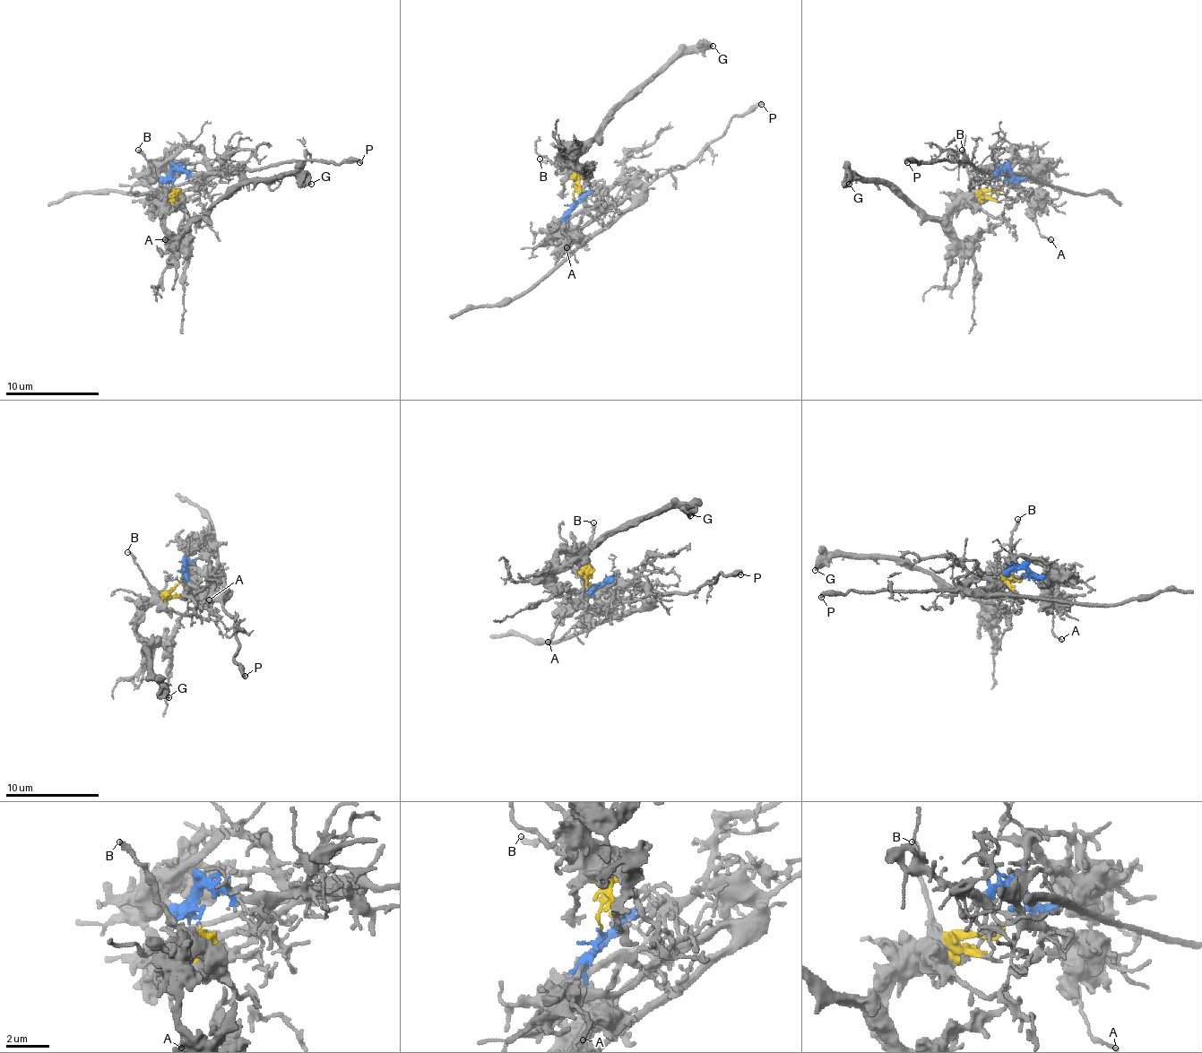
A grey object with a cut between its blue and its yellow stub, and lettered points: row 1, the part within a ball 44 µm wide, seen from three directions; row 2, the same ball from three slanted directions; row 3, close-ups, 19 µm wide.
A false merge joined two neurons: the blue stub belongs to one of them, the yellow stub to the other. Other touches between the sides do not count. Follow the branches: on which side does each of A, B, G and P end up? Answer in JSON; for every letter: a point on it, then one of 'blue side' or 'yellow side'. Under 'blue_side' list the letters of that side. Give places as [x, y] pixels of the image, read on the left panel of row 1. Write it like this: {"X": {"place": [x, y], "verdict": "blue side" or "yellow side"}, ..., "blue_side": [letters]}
{"A": {"place": [165, 239], "verdict": "blue side"}, "B": {"place": [138, 150], "verdict": "yellow side"}, "G": {"place": [311, 184], "verdict": "yellow side"}, "P": {"place": [359, 162], "verdict": "blue side"}, "blue_side": ["A", "P"]}

